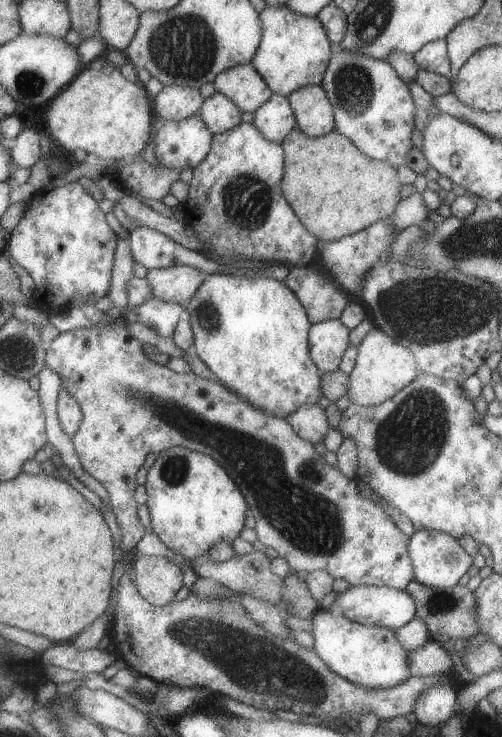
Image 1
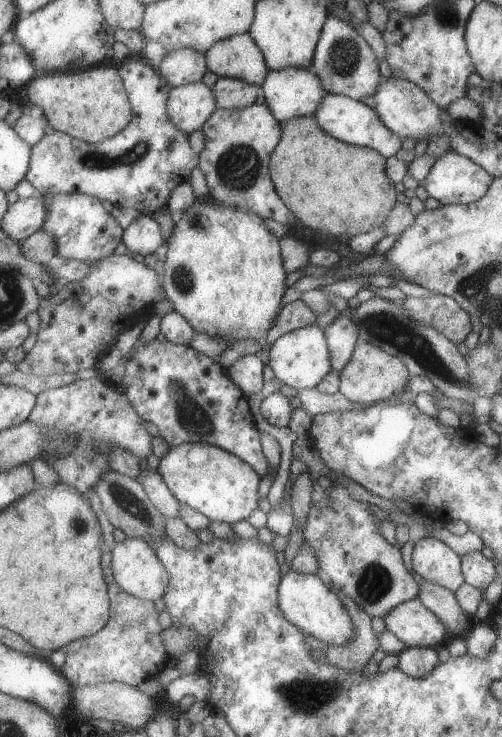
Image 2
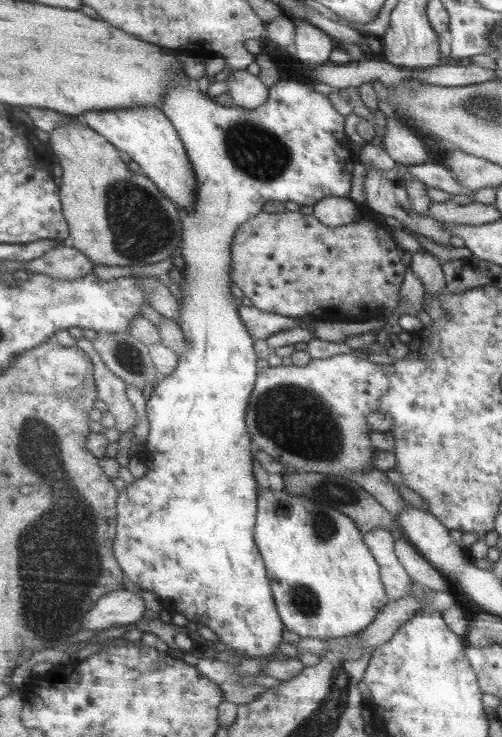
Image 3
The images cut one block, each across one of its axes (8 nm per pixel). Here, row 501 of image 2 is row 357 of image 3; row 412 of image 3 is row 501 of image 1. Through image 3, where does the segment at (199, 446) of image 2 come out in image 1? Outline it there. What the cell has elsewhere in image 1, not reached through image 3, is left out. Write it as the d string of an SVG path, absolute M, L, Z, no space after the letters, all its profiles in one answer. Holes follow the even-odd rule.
M171 447L160 452L149 469L147 488L149 493L147 507L151 514L153 531L169 550L183 555L189 563L199 556L207 555L220 542L233 544L237 538L241 538L247 516L245 512L250 510L250 506L234 477L219 464L218 460L208 454L185 447Z

